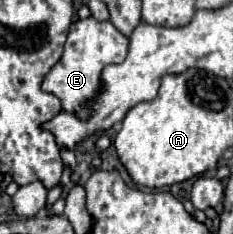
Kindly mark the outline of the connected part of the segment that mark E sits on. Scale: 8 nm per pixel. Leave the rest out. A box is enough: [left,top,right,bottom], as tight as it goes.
[43,16,129,118]

